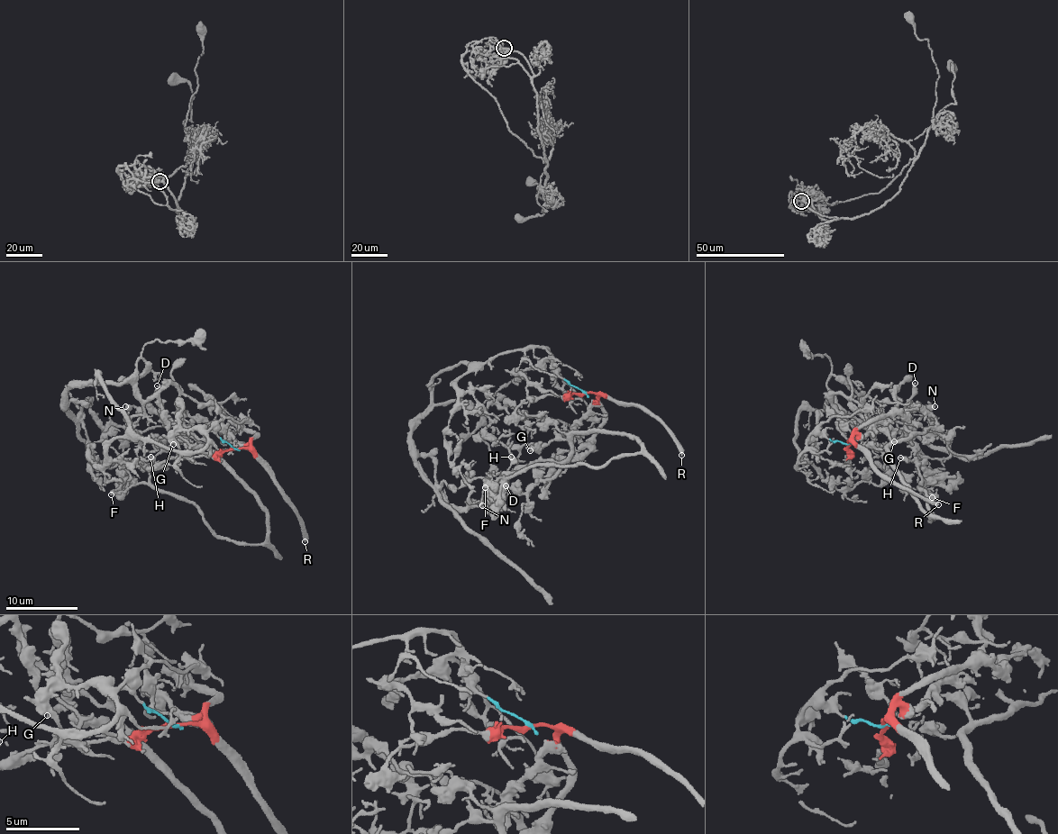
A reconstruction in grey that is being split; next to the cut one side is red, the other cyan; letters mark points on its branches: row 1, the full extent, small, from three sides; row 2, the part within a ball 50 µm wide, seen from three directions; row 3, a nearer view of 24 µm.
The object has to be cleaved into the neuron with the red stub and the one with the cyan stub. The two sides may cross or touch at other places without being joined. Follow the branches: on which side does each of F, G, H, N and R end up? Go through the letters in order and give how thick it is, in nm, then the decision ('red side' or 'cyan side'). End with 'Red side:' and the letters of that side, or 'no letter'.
F: calibre 360 nm; red side
G: calibre 340 nm; red side
H: calibre 320 nm; red side
N: calibre 400 nm; cyan side
R: calibre 320 nm; red side
Red side: F, G, H, R

